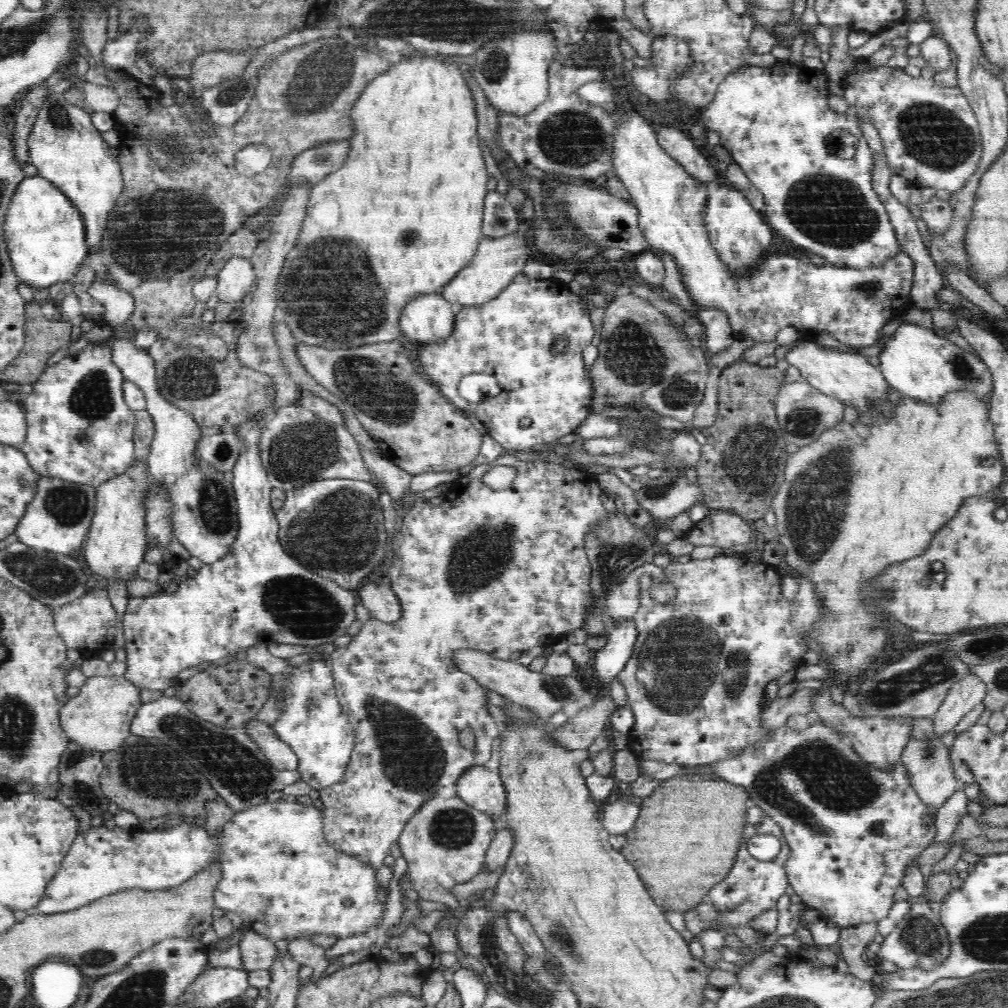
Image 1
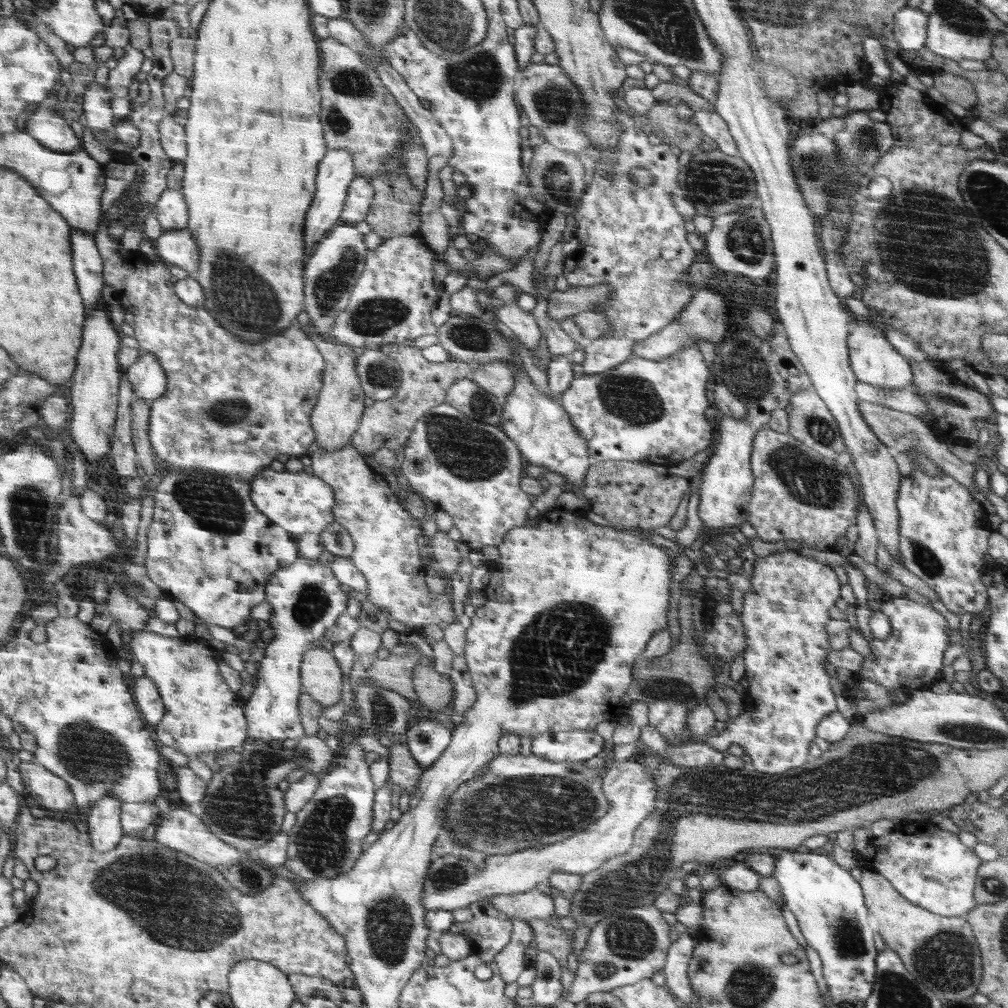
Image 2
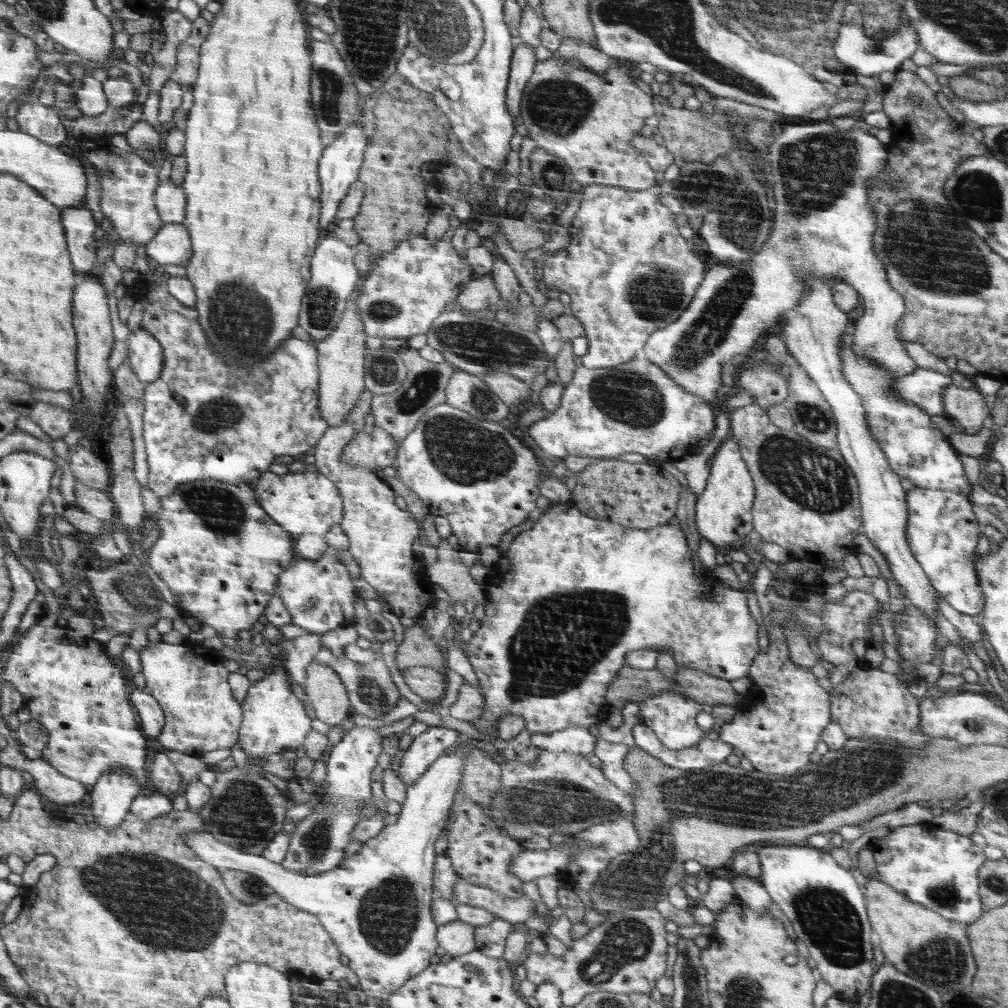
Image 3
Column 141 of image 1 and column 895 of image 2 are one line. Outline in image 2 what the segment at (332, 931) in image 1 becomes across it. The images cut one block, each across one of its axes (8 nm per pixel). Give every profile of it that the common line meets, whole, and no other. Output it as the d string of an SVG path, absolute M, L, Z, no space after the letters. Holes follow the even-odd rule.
M930 819L906 820L897 826L888 834L871 838L868 854L859 858L860 867L881 873L909 902L940 916L964 918L976 909L977 872L983 862L974 847L958 832L943 830Z

